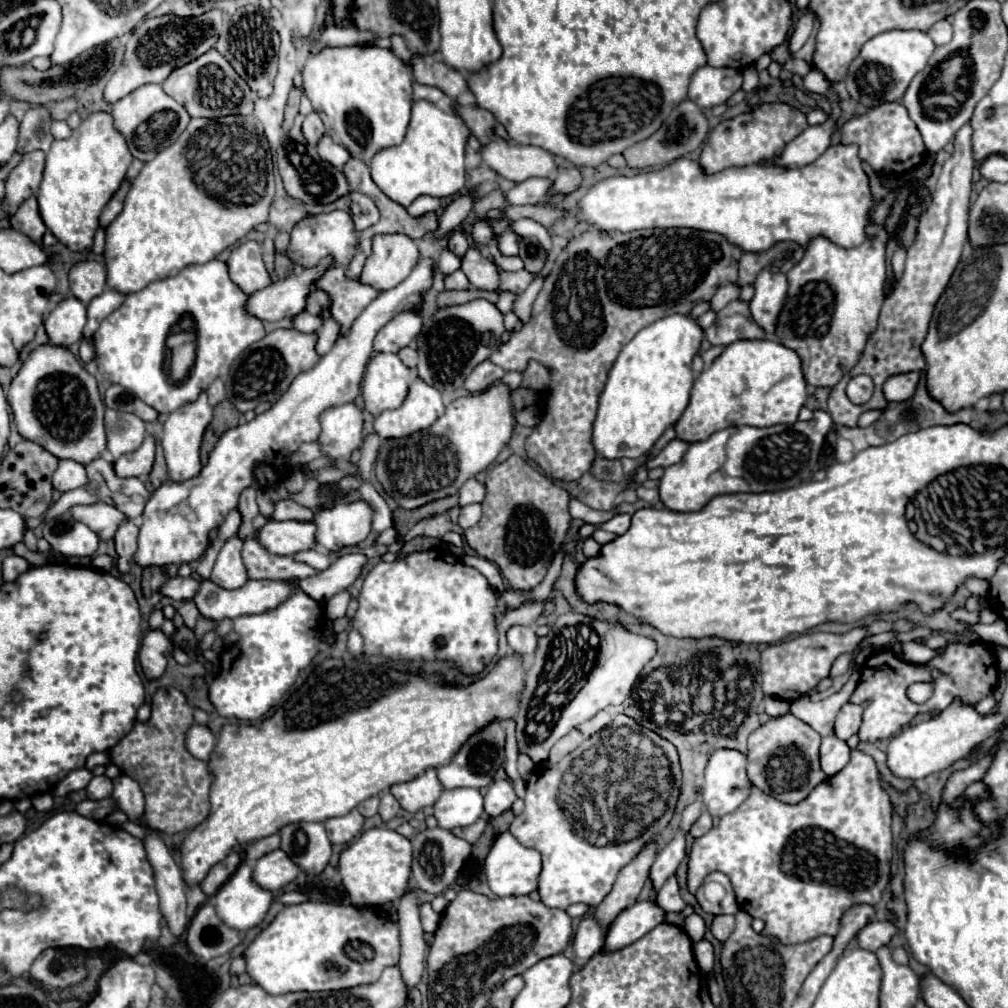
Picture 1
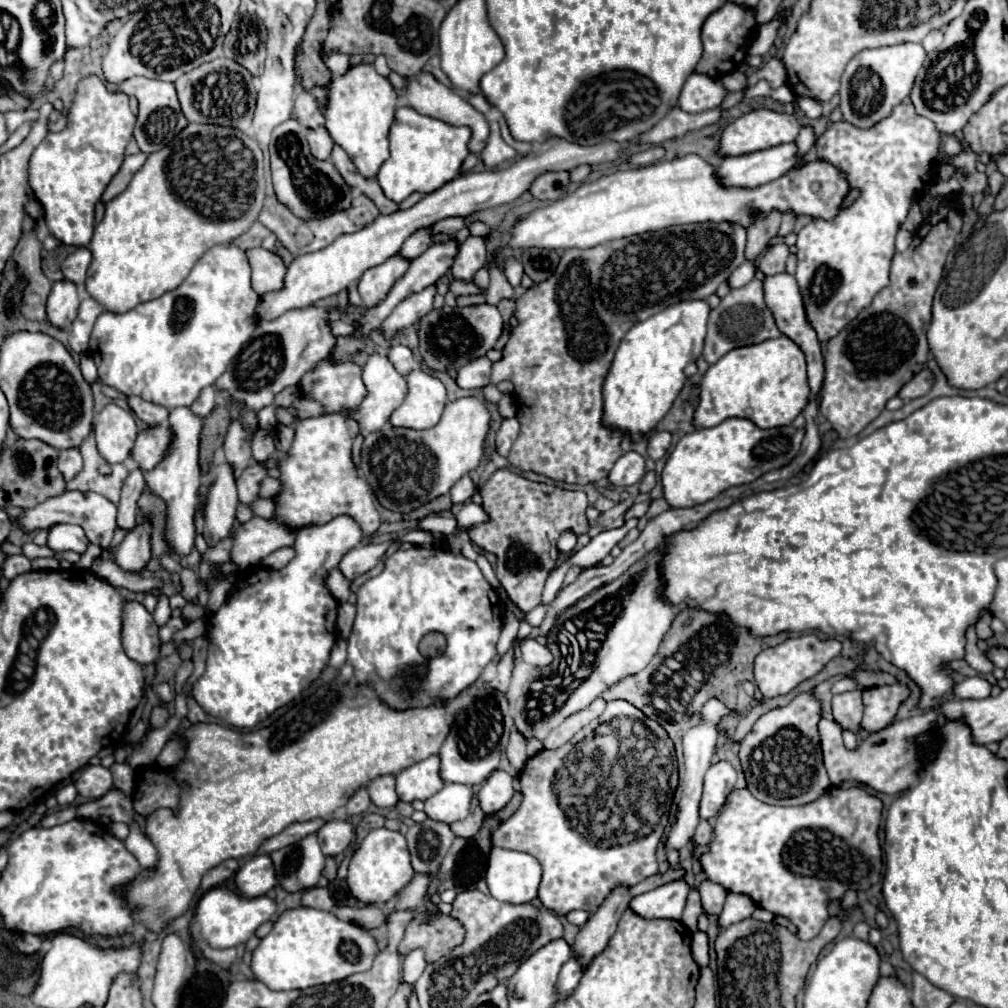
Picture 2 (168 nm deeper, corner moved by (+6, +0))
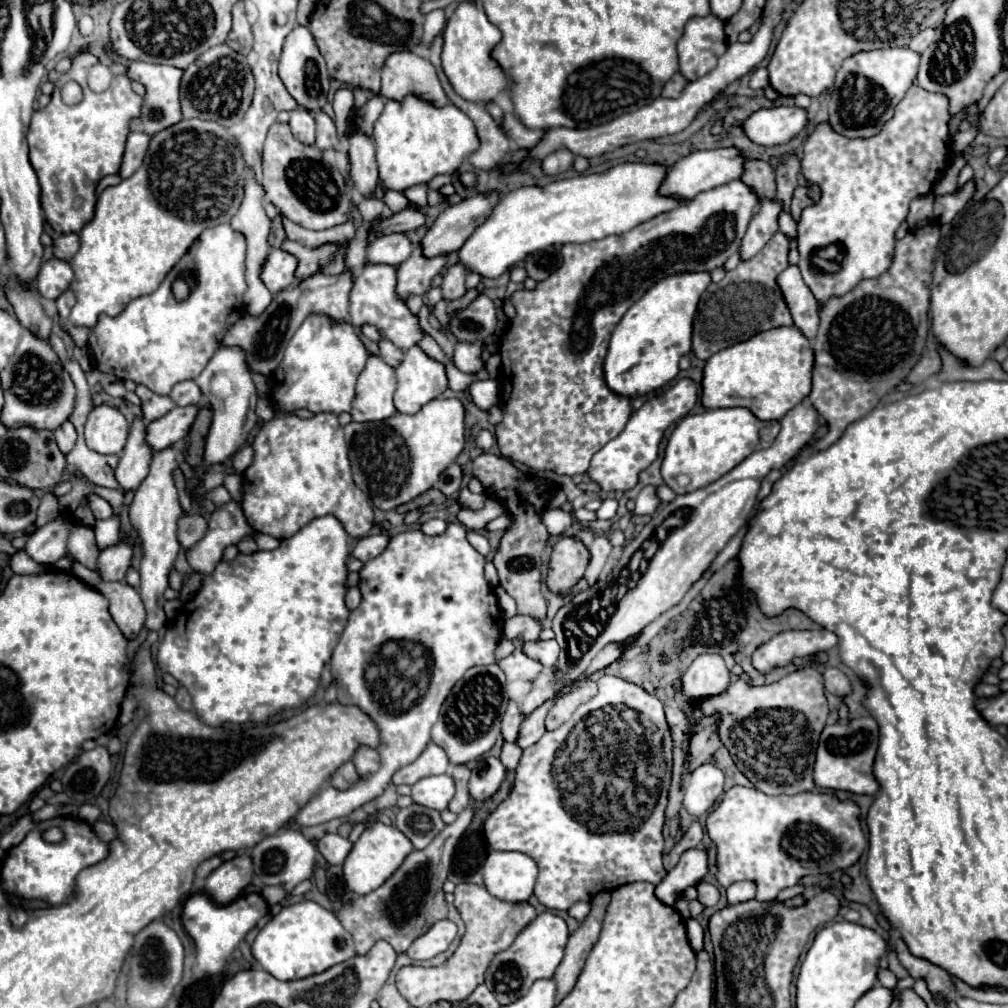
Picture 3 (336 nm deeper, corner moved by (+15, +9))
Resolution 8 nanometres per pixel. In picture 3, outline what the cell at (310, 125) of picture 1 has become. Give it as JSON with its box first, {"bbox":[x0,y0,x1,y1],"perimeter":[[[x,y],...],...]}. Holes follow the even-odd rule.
{"bbox":[280,27,330,111],"perimeter":[[[298,27],[296,31],[292,31],[288,35],[282,57],[280,57],[280,79],[300,107],[304,107],[308,111],[320,111],[328,103],[330,81],[328,81],[326,63],[324,63],[322,55],[316,51],[312,33],[306,27]]]}

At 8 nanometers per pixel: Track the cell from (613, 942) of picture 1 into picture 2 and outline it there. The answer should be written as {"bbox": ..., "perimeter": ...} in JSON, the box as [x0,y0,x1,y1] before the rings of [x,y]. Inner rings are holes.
{"bbox":[629,880,689,920],"perimeter":[[[683,880],[663,884],[651,892],[635,896],[629,908],[643,918],[669,918],[681,920],[681,912],[685,908],[685,900],[689,894],[689,884]]]}

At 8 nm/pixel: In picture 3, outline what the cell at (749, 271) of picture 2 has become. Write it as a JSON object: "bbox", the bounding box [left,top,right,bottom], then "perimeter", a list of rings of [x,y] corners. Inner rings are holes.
{"bbox":[740,201,782,261],"perimeter":[[[764,201],[760,209],[754,213],[748,231],[742,239],[740,245],[740,259],[748,261],[752,259],[768,241],[770,237],[778,231],[778,213],[782,211],[782,205],[778,201]]]}

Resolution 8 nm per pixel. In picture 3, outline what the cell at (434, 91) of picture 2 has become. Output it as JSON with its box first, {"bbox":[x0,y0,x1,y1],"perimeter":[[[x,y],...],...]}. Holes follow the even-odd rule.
{"bbox":[380,51,450,107],"perimeter":[[[400,51],[386,59],[380,93],[394,101],[404,99],[406,95],[416,95],[436,107],[450,103],[432,63],[410,51]]]}

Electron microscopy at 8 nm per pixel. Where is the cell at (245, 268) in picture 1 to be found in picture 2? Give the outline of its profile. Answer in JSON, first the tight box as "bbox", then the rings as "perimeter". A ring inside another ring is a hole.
{"bbox":[247,246,287,296],"perimeter":[[[259,246],[259,248],[247,250],[247,258],[251,264],[251,284],[259,296],[263,296],[265,292],[275,292],[283,288],[287,266],[275,252]]]}

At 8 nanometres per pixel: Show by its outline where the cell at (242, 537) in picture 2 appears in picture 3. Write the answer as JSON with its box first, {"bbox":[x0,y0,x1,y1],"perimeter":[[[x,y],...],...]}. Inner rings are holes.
{"bbox":[186,501,258,575],"perimeter":[[[236,501],[218,507],[212,513],[208,525],[208,535],[200,543],[196,543],[192,551],[186,551],[192,569],[202,575],[210,575],[214,571],[214,567],[222,559],[222,551],[228,545],[238,545],[246,537],[258,537],[258,533],[248,525],[240,503]]]}

